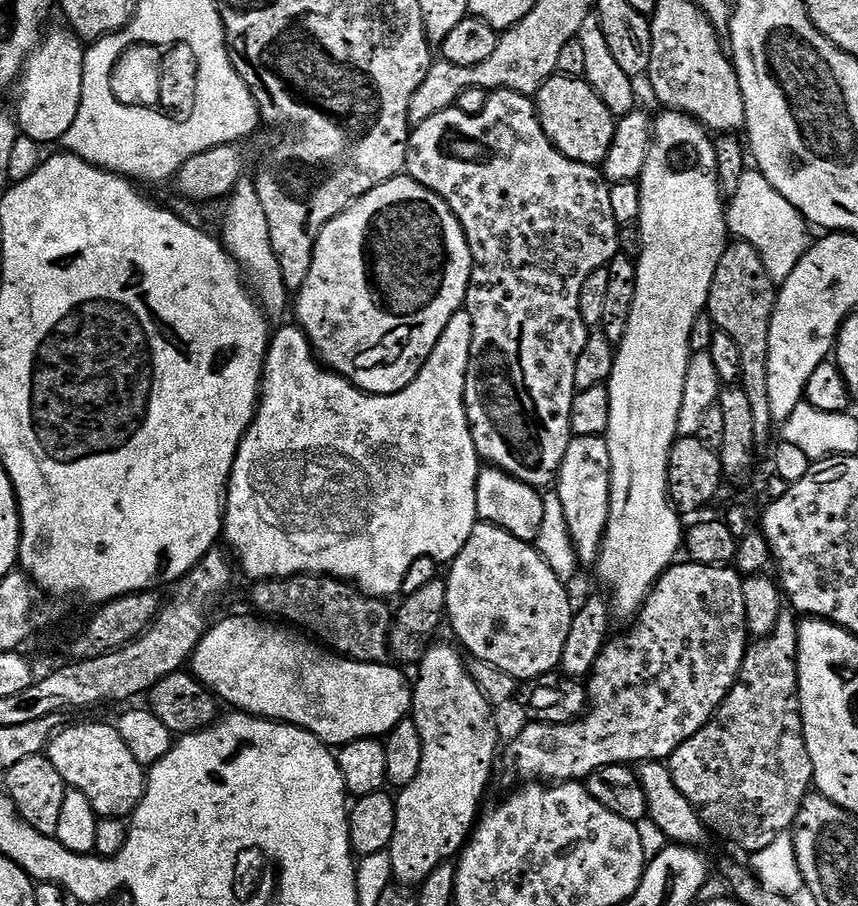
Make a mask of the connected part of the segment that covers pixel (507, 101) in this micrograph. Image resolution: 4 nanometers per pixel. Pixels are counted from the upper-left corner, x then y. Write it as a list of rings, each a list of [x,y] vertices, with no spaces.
[[[505,88],[493,91],[487,97],[485,108],[478,116],[464,114],[457,106],[453,106],[445,112],[426,118],[426,122],[415,125],[408,138],[406,172],[423,188],[433,192],[435,196],[442,197],[448,203],[448,208],[458,218],[470,246],[472,277],[468,283],[466,310],[472,323],[472,341],[470,362],[466,370],[464,405],[476,452],[480,455],[481,461],[487,462],[493,468],[501,468],[503,472],[509,472],[515,480],[521,480],[523,484],[529,484],[537,490],[547,489],[557,479],[562,458],[566,458],[566,450],[574,438],[570,426],[570,406],[578,391],[574,382],[574,366],[578,366],[578,354],[582,354],[582,346],[586,346],[590,331],[589,325],[585,324],[580,313],[582,282],[586,282],[586,278],[600,268],[607,268],[609,262],[621,251],[622,228],[614,218],[614,206],[610,206],[612,189],[602,179],[601,169],[597,165],[575,164],[550,143],[540,125],[536,105],[529,97]]]

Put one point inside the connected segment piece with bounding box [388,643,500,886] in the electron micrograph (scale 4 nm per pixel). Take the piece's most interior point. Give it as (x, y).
(435, 814)

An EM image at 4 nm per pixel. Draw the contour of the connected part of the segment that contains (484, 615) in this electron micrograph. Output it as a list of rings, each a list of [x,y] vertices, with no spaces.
[[[477,523],[466,546],[462,546],[449,568],[452,569],[446,575],[446,620],[448,624],[452,623],[452,632],[464,643],[463,651],[469,657],[505,672],[517,682],[533,680],[560,668],[566,638],[570,638],[574,603],[564,589],[567,588],[565,581],[560,580],[550,566],[546,566],[529,541],[514,538],[514,534],[493,524]]]

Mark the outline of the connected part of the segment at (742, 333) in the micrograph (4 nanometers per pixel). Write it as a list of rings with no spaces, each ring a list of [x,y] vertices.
[[[743,242],[729,243],[725,248],[722,258],[718,262],[718,270],[714,274],[714,282],[710,286],[708,295],[707,315],[715,327],[721,332],[730,334],[734,343],[738,346],[738,354],[742,354],[742,370],[740,380],[742,387],[750,398],[750,411],[754,413],[754,438],[757,445],[764,446],[764,443],[772,436],[774,421],[770,414],[770,396],[766,390],[766,378],[768,377],[768,339],[770,338],[770,318],[776,305],[777,285],[766,274],[766,268],[762,266],[760,256],[749,244]]]

